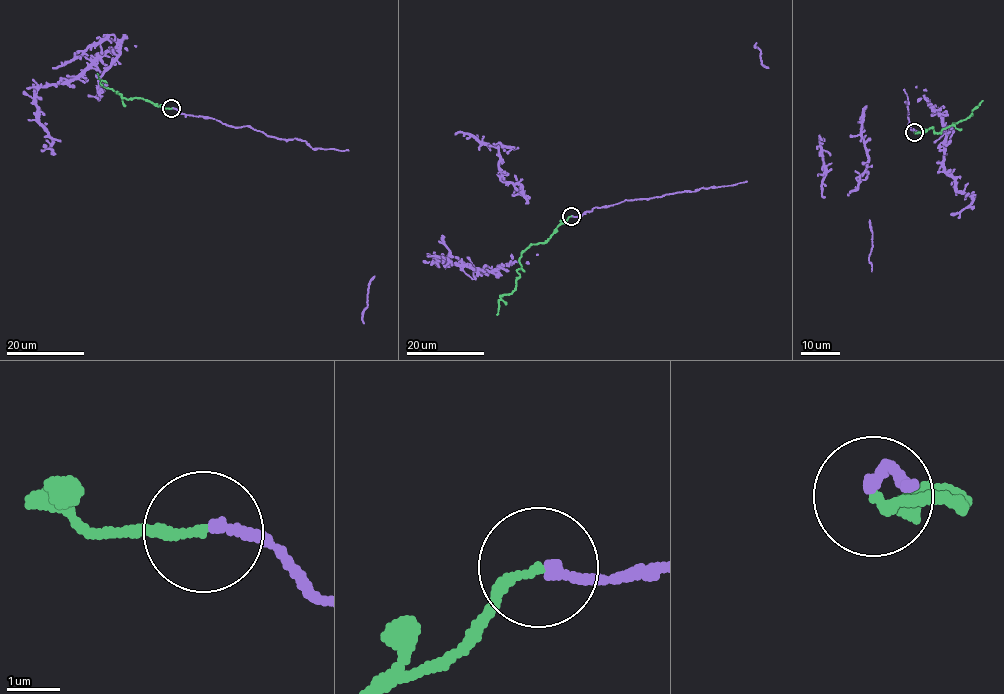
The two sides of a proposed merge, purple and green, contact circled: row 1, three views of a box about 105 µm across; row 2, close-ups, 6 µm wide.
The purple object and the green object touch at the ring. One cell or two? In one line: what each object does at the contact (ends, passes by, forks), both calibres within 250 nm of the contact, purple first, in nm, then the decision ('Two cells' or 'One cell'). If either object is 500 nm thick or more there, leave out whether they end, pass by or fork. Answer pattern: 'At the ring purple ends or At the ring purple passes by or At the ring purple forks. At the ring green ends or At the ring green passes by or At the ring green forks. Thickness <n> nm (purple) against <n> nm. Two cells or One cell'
At the ring purple ends. At the ring green ends. Thickness 200 nm (purple) against 170 nm. One cell

